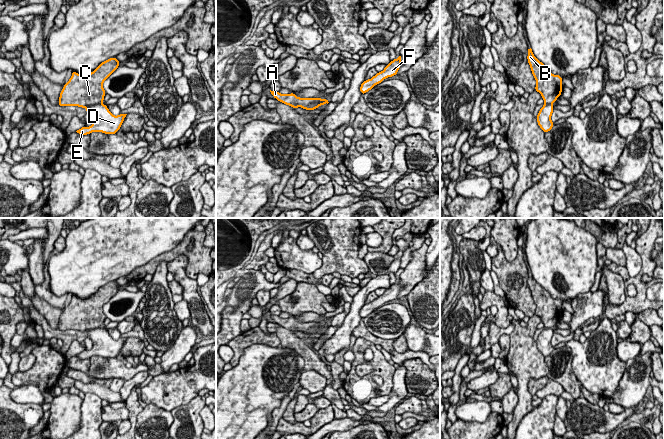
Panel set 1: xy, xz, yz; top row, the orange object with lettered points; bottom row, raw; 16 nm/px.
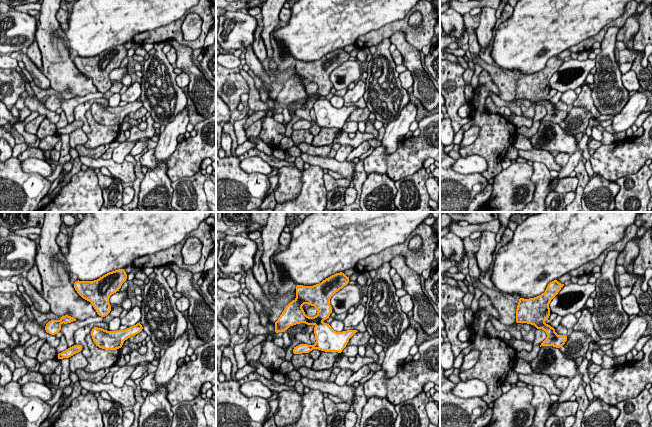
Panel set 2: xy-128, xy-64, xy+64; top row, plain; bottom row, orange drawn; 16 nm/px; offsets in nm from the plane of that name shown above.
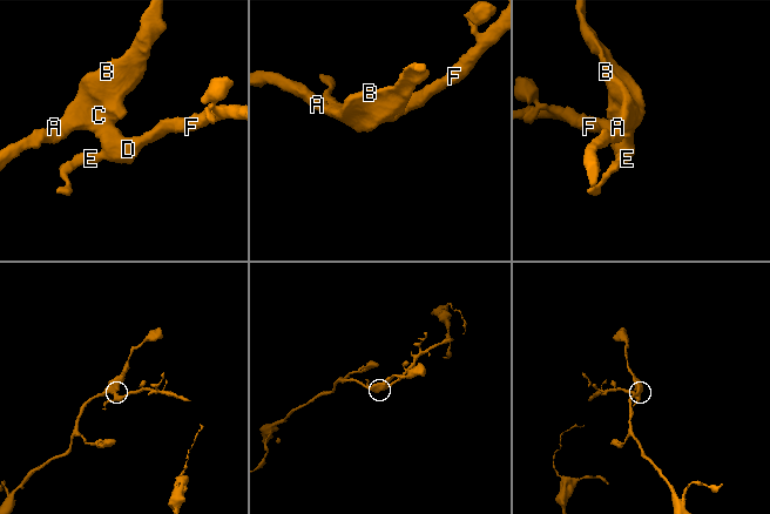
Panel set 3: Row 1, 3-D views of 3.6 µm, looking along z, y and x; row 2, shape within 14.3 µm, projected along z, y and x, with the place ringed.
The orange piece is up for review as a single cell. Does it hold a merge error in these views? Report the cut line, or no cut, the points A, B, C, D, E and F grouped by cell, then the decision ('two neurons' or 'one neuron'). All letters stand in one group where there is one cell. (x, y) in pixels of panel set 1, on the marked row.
cut in xy along (100, 102), (86, 107); A B C / D E F; two neurons

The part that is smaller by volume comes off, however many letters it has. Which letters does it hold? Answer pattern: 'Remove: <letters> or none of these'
Remove: D, E, F

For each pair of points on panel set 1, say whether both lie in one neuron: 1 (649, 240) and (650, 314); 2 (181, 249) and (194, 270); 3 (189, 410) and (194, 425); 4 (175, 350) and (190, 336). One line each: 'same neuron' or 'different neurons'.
1: different neurons
2: same neuron
3: same neuron
4: same neuron

